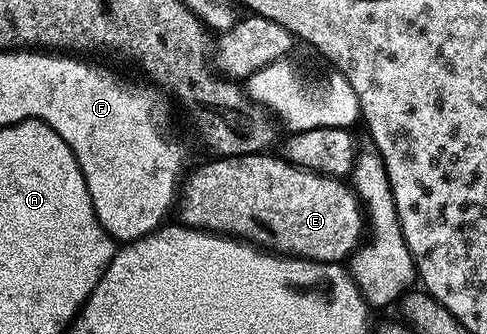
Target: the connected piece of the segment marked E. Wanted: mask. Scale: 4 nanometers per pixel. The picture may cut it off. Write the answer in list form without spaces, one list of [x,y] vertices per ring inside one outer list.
[[[260,155],[258,157],[220,157],[211,159],[208,165],[203,165],[195,174],[188,176],[181,185],[181,196],[177,201],[177,217],[189,229],[206,229],[212,233],[242,239],[264,251],[270,251],[284,257],[297,257],[300,261],[316,261],[322,265],[337,265],[346,262],[359,248],[365,237],[365,209],[354,188],[346,180],[337,177],[322,177],[310,173],[308,169],[299,169],[283,160],[279,155]]]

